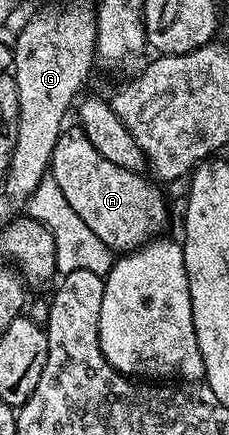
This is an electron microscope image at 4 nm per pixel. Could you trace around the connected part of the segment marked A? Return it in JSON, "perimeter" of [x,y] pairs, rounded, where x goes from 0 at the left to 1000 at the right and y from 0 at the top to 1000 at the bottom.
{"perimeter":[[[354,292],[306,294],[275,294],[253,313],[253,326],[227,347],[214,393],[214,405],[231,407],[258,425],[301,474],[367,503],[402,540],[419,540],[419,549],[437,549],[441,559],[463,561],[502,584],[546,586],[607,572],[642,554],[677,552],[703,538],[690,533],[725,517],[729,455],[716,444],[707,455],[703,439],[686,434],[694,428],[651,405],[638,409],[620,398],[581,398],[541,384],[507,384],[507,375],[454,366],[454,356],[437,356],[437,347],[419,347],[419,338],[384,329],[384,310],[367,310]]]}

